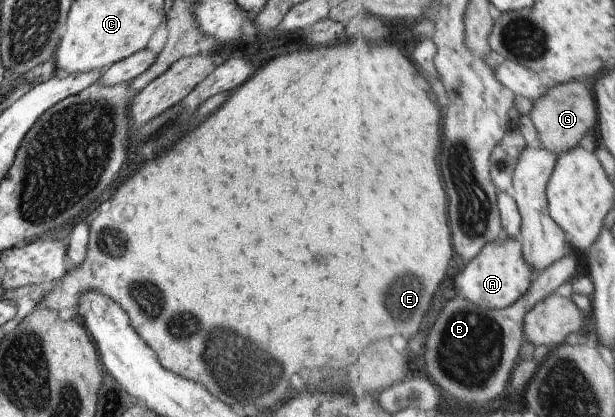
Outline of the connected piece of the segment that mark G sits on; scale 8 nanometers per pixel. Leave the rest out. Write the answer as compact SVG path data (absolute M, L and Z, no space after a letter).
M576 80L562 84L554 83L543 98L534 101L530 116L537 127L540 146L558 155L579 146L588 134L596 131L599 120L598 104L591 90Z

